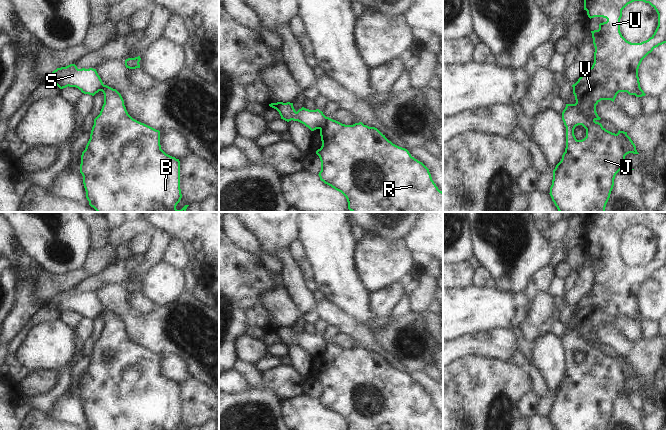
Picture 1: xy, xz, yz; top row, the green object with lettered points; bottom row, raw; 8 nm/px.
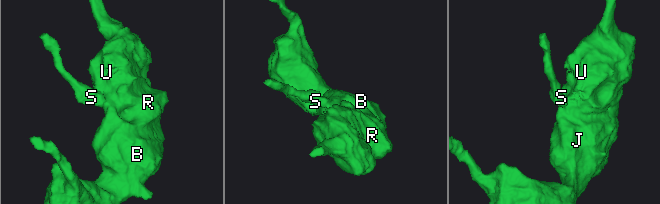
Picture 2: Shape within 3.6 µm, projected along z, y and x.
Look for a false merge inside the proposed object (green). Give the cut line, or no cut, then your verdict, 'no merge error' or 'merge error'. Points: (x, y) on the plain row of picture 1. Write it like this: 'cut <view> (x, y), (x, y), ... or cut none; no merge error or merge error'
cut xz (327, 341), (326, 347), (320, 353); merge error

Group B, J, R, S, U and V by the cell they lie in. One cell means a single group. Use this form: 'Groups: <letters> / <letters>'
Groups: B J R U V / S

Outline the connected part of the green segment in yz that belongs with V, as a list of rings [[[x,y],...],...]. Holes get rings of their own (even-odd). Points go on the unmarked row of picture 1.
[[[591,212],[584,219],[584,234],[588,241],[603,241],[607,245],[599,248],[599,253],[591,255],[593,268],[595,271],[594,287],[592,291],[584,297],[578,305],[572,309],[575,320],[575,328],[566,328],[562,336],[562,344],[566,351],[566,372],[561,385],[553,394],[553,404],[550,411],[550,420],[555,430],[606,430],[611,415],[614,410],[614,403],[620,394],[626,397],[634,393],[626,386],[625,380],[629,377],[639,378],[636,370],[627,359],[627,356],[618,355],[617,358],[606,354],[598,345],[601,343],[596,336],[596,329],[601,324],[611,324],[614,326],[619,316],[627,316],[629,319],[642,321],[646,318],[640,311],[638,293],[642,284],[653,275],[654,272],[667,267],[667,212]],[[634,225],[649,227],[658,238],[658,250],[654,258],[641,267],[631,267],[627,265],[620,256],[620,243],[622,234]],[[582,349],[586,353],[586,361],[577,364],[574,359],[576,350]]]

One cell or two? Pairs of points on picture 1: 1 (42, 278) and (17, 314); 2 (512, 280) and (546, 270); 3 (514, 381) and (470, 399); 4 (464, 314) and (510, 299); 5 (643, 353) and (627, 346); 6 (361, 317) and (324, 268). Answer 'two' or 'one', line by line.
1: one
2: two
3: one
4: one
5: two
6: one

